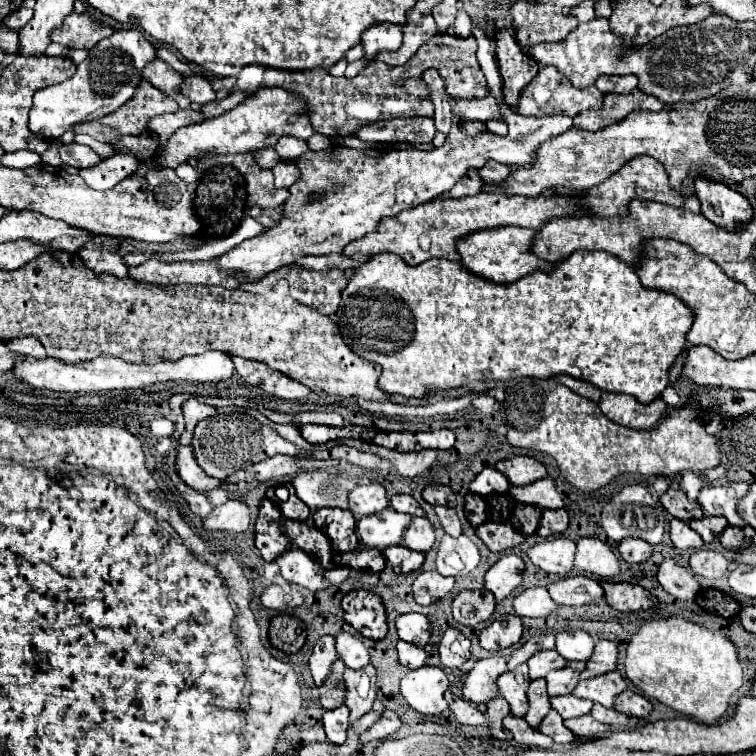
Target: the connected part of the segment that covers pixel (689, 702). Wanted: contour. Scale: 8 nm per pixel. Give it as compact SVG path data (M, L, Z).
M680 616L648 620L628 642L624 670L626 670L628 680L646 698L654 698L654 700L666 704L668 708L672 708L684 716L690 716L698 722L704 722L704 724L722 720L728 710L730 698L742 686L742 666L738 662L734 644L720 632L710 632L704 626L684 620Z

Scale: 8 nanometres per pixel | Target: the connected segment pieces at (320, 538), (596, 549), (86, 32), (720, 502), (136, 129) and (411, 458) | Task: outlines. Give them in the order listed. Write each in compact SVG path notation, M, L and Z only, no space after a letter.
M284 520L282 526L284 526L284 534L300 550L304 550L308 556L312 556L320 566L324 566L324 568L336 566L332 562L332 558L334 558L332 544L320 530L316 530L316 526L312 526L310 522L292 522L292 520Z
M580 538L576 542L574 568L578 572L588 572L598 580L620 574L620 564L616 554L606 542L600 542L598 538Z
M72 12L70 16L64 18L64 24L60 28L52 30L50 40L58 42L62 46L68 46L68 48L86 48L86 50L90 50L102 38L108 38L108 34L112 34L112 30L114 28L102 26L86 14Z
M746 482L730 486L704 486L698 494L698 504L704 510L704 516L724 516L732 526L744 526L746 522L738 516L736 504L748 492Z
M140 80L134 96L120 106L120 110L98 118L96 122L84 122L80 126L76 126L76 132L82 134L90 134L96 138L96 130L104 130L104 142L112 142L116 138L122 136L136 136L136 134L144 134L146 132L146 124L152 116L164 114L164 112L172 112L178 108L178 102L156 90L148 80Z
M346 440L348 446L360 450L360 452L372 452L378 454L380 458L390 460L396 470L400 472L400 476L404 478L414 478L418 474L422 474L424 470L428 470L432 466L432 462L436 460L434 450L420 450L420 452L398 452L398 450L388 450L388 448L380 448L376 444L364 442L364 440Z

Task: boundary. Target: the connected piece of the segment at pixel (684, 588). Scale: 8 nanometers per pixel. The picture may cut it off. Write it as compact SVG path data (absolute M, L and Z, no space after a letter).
M664 560L658 566L658 582L678 600L694 600L700 592L700 584L694 580L694 576L674 560Z

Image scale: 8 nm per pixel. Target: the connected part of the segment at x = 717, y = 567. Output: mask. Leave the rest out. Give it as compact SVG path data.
M698 550L690 556L690 570L704 578L720 578L726 574L726 558L720 552Z

